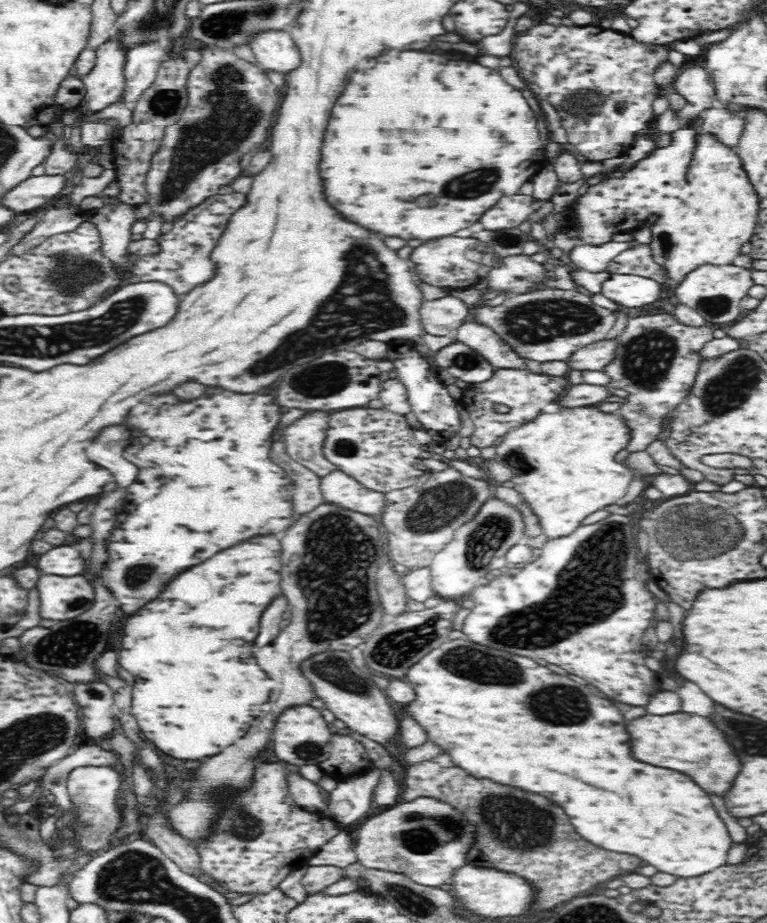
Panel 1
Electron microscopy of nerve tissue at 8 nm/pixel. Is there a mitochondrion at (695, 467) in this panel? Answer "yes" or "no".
no

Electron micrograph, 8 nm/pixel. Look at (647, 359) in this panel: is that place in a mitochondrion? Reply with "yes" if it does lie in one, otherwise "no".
yes

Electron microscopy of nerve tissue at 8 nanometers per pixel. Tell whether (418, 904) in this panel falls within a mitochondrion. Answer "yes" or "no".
yes

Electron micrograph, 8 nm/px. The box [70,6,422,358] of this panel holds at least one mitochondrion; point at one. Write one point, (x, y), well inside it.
(230, 113)

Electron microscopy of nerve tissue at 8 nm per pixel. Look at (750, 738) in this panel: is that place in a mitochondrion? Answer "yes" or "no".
yes

